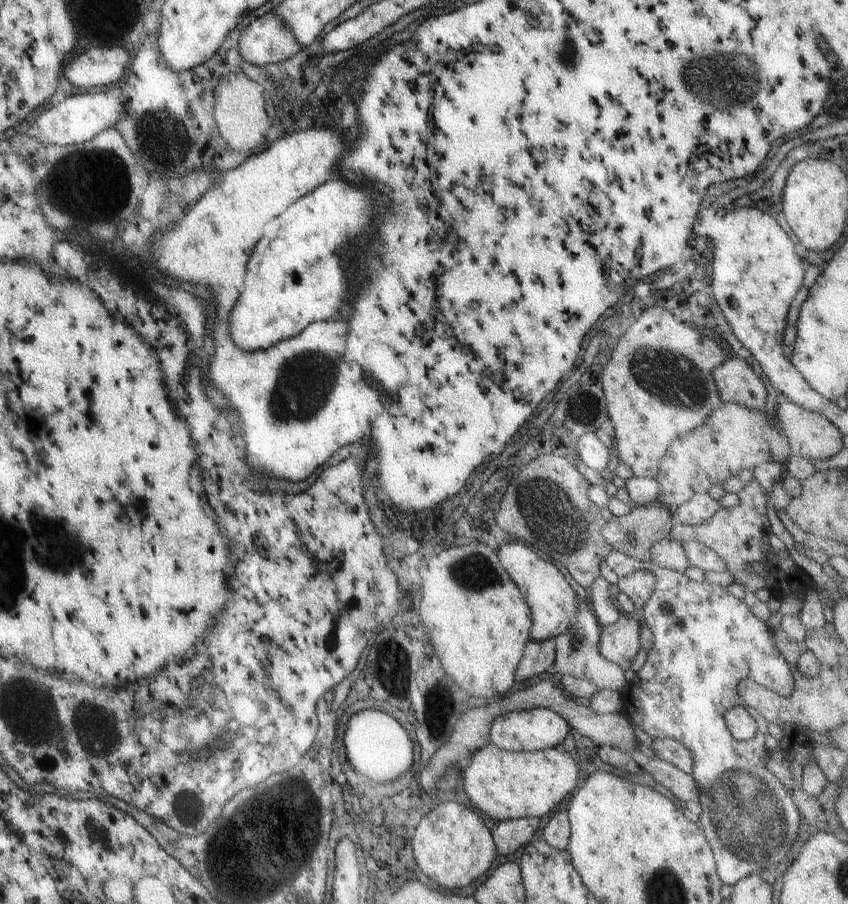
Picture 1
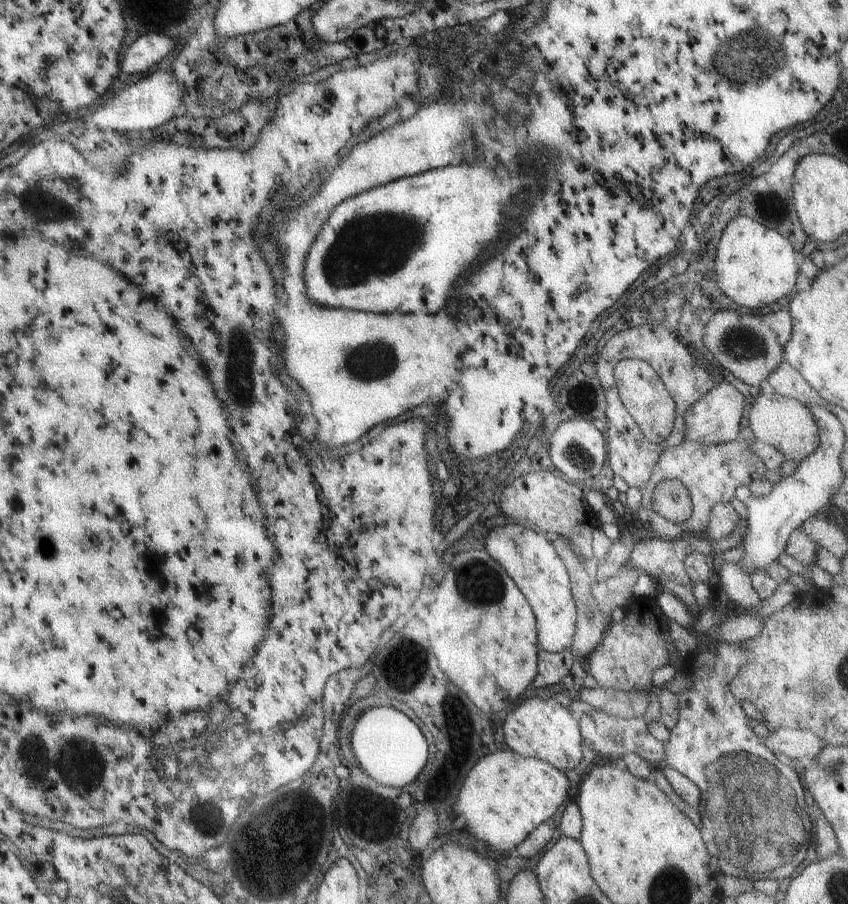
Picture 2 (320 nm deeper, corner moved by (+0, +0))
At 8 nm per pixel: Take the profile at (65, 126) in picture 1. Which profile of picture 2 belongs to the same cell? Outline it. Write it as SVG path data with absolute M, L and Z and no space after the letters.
M163 66L153 69L149 74L141 74L141 80L135 84L115 92L107 100L103 100L91 114L85 114L83 120L91 122L99 130L117 130L117 132L129 132L129 130L145 130L145 128L157 128L171 120L179 112L183 96L183 87L173 75Z

